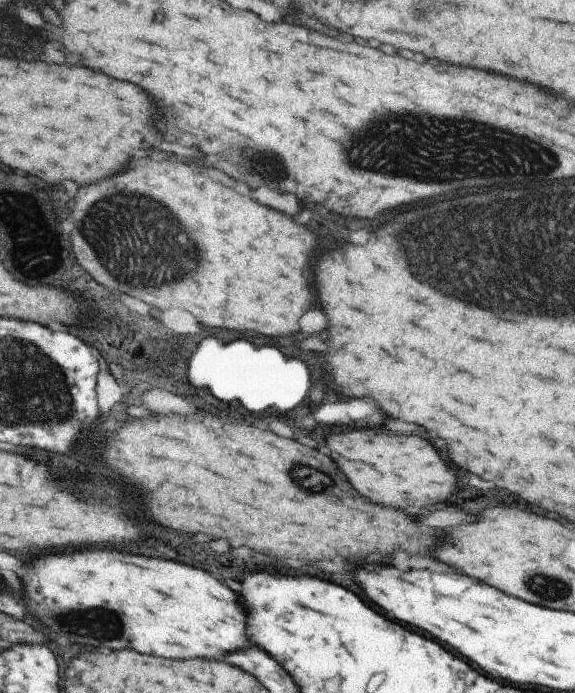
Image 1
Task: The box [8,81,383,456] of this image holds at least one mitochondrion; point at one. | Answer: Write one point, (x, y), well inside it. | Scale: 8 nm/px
(129, 238)

